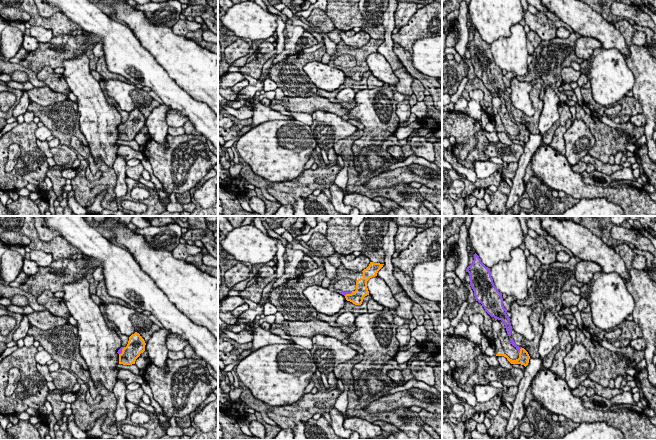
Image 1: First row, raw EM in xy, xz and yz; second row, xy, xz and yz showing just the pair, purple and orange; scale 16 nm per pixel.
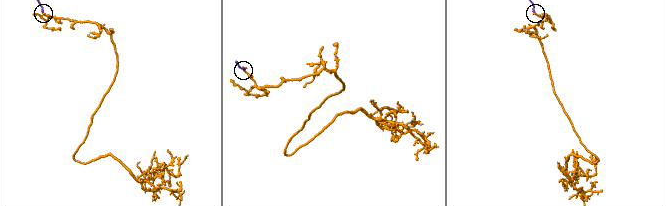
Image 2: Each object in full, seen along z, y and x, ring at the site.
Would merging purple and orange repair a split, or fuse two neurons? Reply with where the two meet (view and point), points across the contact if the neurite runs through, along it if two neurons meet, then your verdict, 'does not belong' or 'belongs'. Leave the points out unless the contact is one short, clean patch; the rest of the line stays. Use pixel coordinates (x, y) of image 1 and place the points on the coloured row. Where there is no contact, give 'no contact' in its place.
xy (121, 351) | belongs

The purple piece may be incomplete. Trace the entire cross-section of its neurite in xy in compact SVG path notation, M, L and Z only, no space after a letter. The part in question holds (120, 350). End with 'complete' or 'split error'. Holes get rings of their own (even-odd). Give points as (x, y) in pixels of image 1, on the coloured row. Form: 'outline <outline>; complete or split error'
outline M135 332L129 337L126 347L121 347L118 350L119 364L132 365L141 353L145 351L145 341L139 333Z; split error

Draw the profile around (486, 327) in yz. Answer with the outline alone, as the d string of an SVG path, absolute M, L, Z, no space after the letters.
M475 301L473 304L468 303L465 313L462 317L462 320L470 325L469 317L472 314L481 314L483 316L483 323L480 325L482 333L489 338L492 335L492 317L485 311L484 307L478 301Z

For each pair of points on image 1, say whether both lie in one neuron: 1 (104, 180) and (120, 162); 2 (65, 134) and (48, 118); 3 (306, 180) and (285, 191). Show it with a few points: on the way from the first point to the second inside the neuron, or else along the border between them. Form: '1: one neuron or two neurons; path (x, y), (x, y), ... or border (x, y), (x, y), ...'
1: two neurons; border (112, 167), (116, 176), (115, 193)
2: one neuron; path (61, 130), (52, 121)
3: one neuron; path (301, 185), (295, 191), (290, 191)

